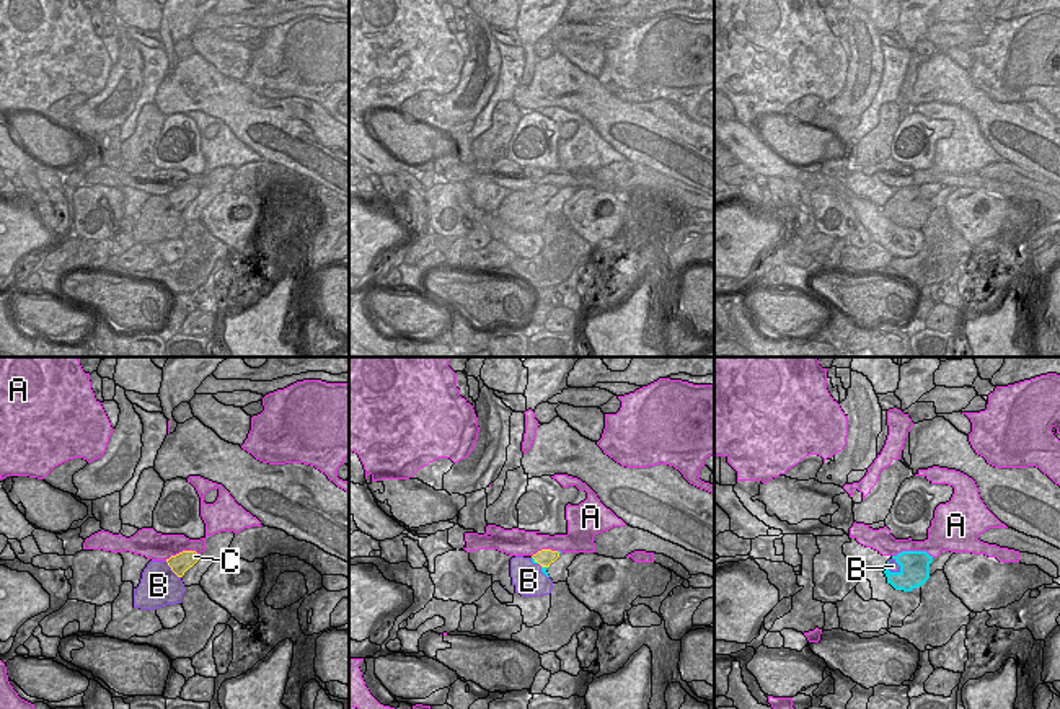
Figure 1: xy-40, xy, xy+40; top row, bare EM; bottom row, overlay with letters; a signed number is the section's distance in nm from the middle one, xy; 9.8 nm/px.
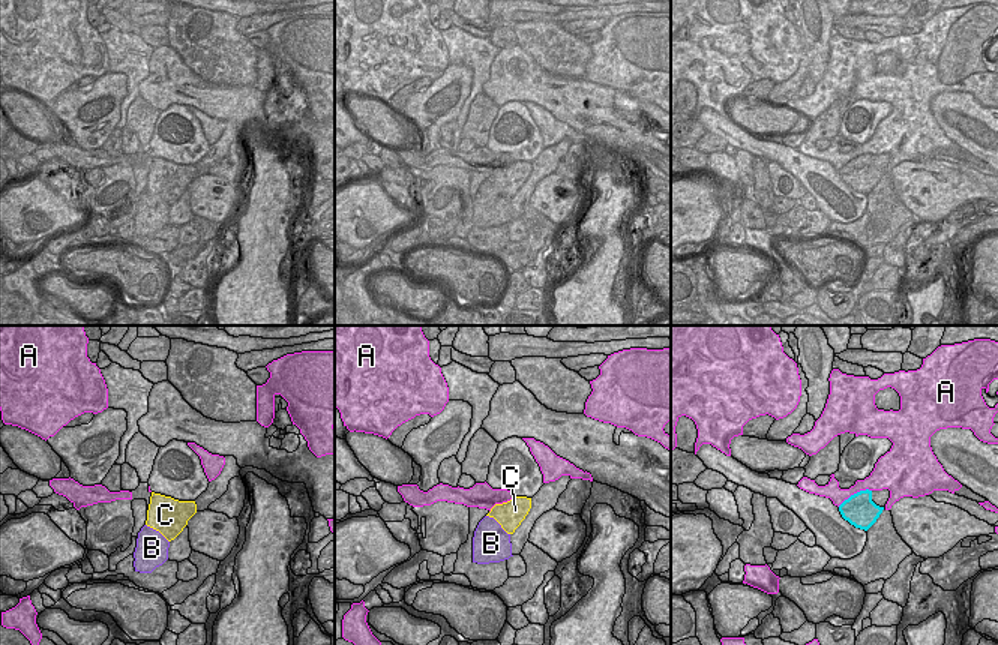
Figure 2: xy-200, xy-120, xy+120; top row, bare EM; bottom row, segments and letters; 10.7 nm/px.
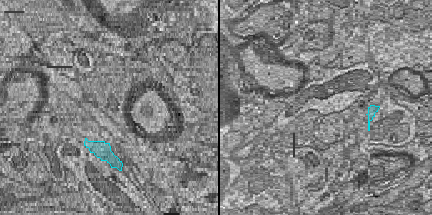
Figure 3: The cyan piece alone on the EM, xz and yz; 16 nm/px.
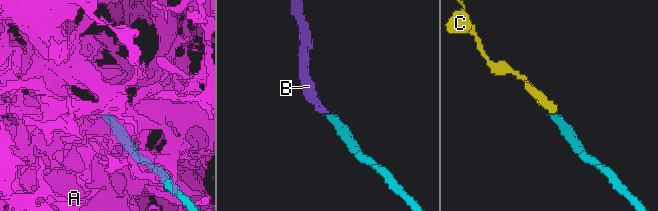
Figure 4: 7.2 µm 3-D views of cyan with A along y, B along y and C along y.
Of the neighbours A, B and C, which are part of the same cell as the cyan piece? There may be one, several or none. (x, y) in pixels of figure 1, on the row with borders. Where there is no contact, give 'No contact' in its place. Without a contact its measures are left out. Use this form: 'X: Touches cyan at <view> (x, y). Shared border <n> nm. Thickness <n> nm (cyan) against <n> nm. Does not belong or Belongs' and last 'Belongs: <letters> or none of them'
A: Touches cyan at xy+40 (914, 551). Shared border 420 nm. Thickness 280 nm (cyan) against 200 nm. Does not belong
B: Touches cyan at xy+40 (899, 564). Shared border 180 nm. Thickness 280 nm (cyan) against 100 nm. Belongs
C: Touches cyan at xy (534, 559). Shared border 110 nm. Thickness 30 nm (cyan) against 160 nm. Does not belong
Belongs: B

